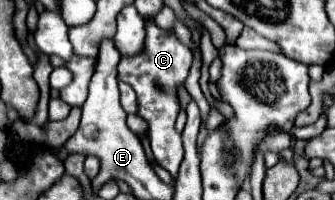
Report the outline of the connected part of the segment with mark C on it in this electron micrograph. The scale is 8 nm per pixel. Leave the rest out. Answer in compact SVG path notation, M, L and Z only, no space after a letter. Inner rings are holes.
M145 21L147 39L145 49L135 57L123 57L119 63L119 79L129 83L137 95L137 115L149 123L149 141L155 161L165 167L176 182L177 169L184 157L181 133L175 129L175 119L179 113L177 87L189 75L191 67L191 51L185 47L175 35L167 35L153 21ZM161 85L163 89L159 89Z

